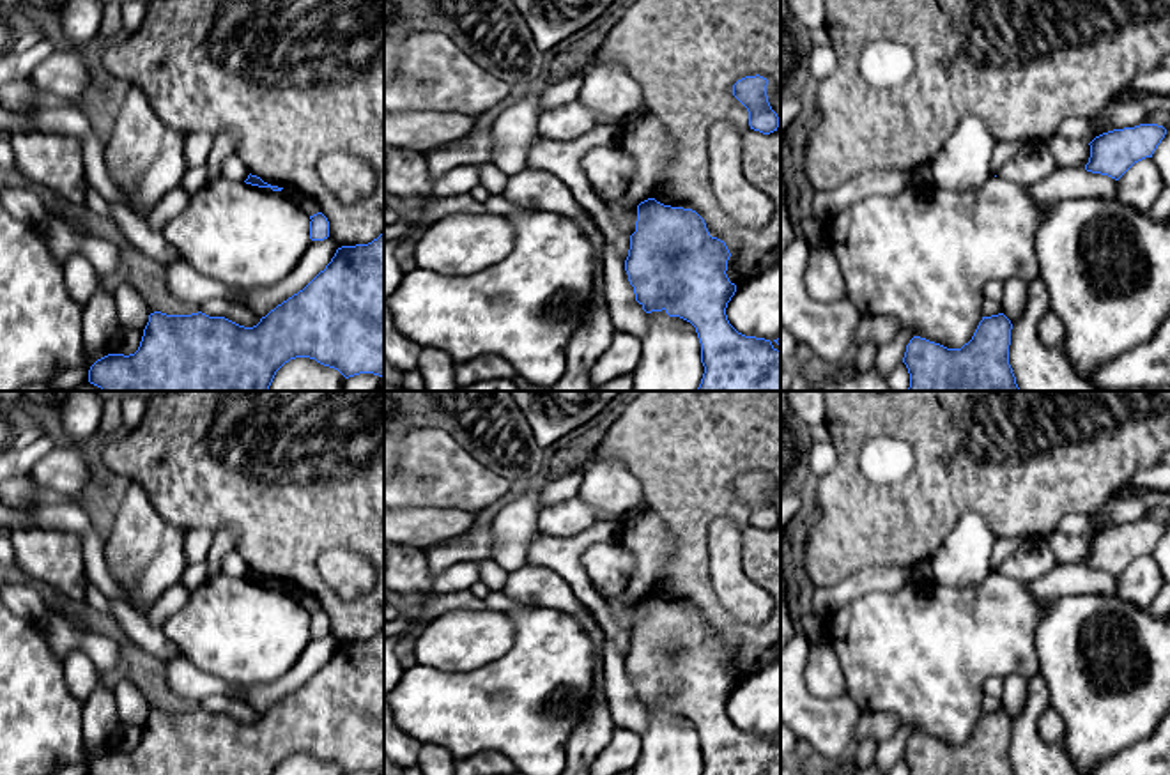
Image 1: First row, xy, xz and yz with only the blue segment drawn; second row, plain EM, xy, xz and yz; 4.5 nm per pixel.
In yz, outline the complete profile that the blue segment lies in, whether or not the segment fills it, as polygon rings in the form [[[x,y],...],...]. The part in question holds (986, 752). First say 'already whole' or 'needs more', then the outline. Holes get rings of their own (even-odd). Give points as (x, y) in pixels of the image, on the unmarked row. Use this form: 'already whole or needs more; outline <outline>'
already whole; outline [[[982,713],[972,736],[961,745],[913,733],[903,759],[910,775],[1016,775],[1009,761],[1011,717]]]

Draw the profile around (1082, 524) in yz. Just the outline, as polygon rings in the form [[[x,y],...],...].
[[[1073,513],[1060,520],[1058,533],[1076,534],[1085,540],[1090,540],[1096,534],[1096,520],[1092,513]]]

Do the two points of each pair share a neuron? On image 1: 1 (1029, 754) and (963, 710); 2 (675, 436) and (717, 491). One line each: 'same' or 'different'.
1: different
2: same

